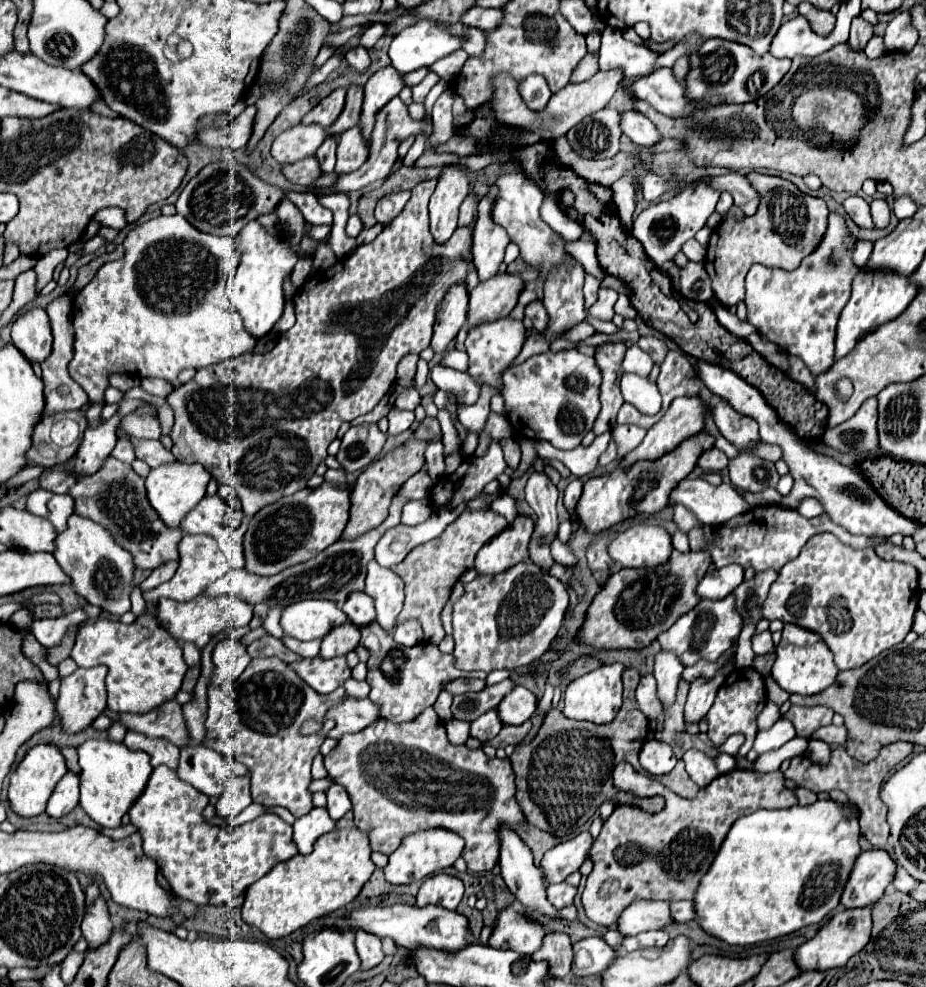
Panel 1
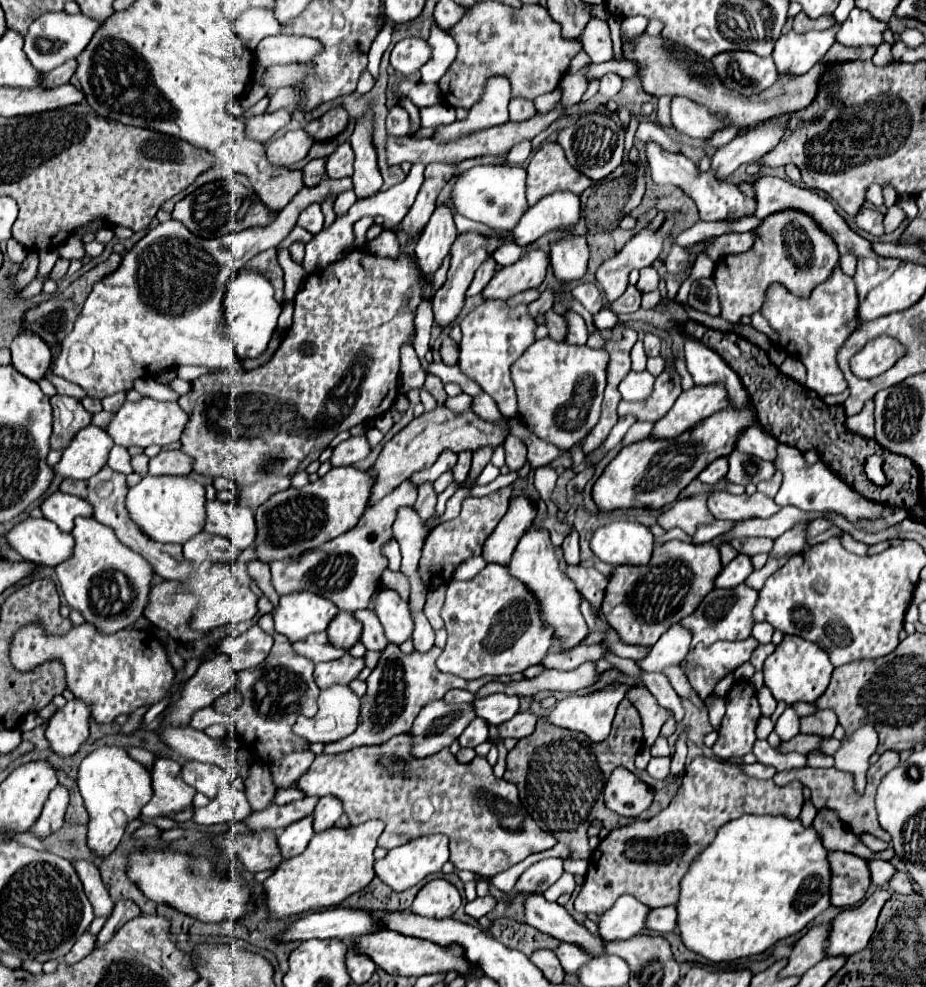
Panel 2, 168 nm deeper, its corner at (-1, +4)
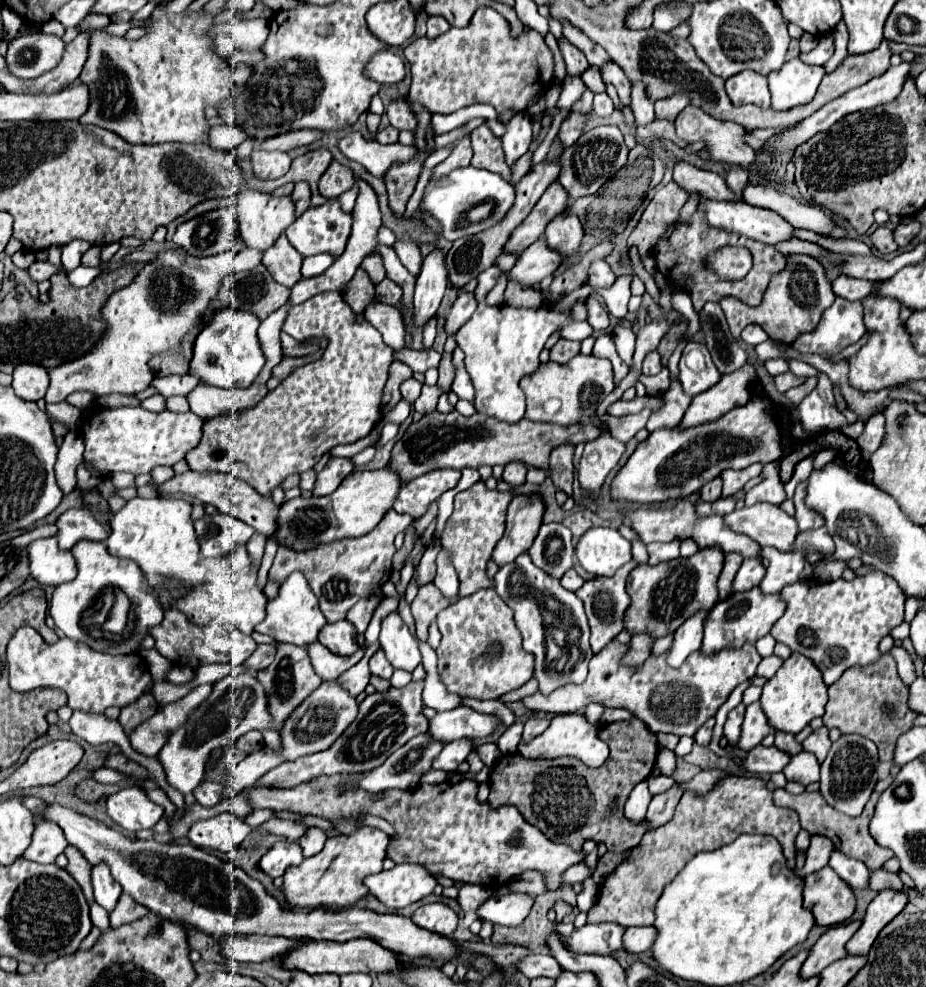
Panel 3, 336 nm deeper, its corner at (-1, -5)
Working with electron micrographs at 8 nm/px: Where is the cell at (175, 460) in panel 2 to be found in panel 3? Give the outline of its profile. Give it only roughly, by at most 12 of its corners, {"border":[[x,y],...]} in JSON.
{"border":[[184,472],[160,486],[250,524],[278,528],[278,504],[216,472]]}

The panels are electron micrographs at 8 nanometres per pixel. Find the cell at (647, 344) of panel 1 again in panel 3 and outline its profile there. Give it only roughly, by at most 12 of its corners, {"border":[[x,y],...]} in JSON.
{"border":[[650,352],[642,362],[642,374],[654,376],[662,370],[660,354]]}

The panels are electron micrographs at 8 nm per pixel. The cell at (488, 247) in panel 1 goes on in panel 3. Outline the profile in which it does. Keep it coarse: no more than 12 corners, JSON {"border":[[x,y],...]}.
{"border":[[458,294],[446,316],[446,334],[456,334],[474,314],[474,294]]}

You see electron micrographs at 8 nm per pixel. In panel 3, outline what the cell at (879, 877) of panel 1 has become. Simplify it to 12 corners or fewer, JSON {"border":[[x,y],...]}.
{"border":[[830,866],[804,876],[804,908],[816,926],[846,922],[856,908]]}

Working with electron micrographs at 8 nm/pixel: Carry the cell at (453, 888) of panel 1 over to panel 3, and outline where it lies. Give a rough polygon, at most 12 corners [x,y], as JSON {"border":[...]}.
{"border":[[442,902],[424,904],[412,922],[452,936],[458,916]]}

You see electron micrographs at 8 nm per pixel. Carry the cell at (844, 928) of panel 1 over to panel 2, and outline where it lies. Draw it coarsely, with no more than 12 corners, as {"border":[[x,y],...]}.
{"border":[[876,889],[864,903],[830,921],[828,957],[862,951],[890,889]]}

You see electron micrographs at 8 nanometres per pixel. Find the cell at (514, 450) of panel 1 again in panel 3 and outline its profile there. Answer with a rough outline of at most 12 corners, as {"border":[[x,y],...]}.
{"border":[[506,464],[502,480],[510,486],[526,482],[526,464]]}

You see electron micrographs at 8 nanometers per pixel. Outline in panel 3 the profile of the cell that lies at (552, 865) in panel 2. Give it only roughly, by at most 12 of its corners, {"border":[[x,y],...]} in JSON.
{"border":[[492,894],[478,906],[482,922],[516,926],[534,904],[530,894]]}

